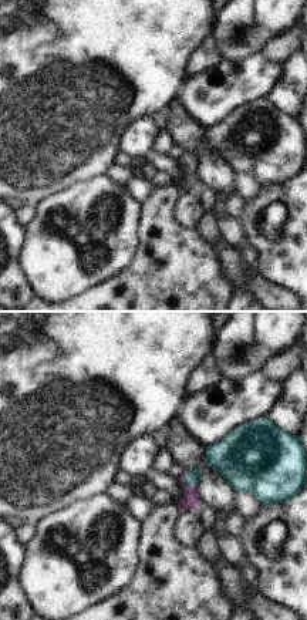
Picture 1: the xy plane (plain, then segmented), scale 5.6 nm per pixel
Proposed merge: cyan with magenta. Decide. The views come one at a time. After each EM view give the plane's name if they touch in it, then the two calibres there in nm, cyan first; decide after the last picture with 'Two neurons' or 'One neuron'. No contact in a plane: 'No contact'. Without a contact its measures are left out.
Touches cyan in xy. Thickness 80 nm (cyan) against 100 nm

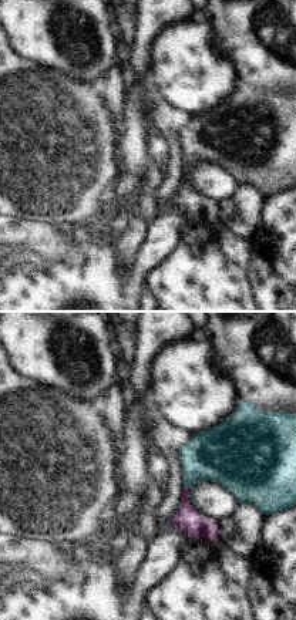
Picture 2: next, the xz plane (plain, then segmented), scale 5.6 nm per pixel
Touches cyan in xz. Thickness 300 nm (cyan) against 140 nm

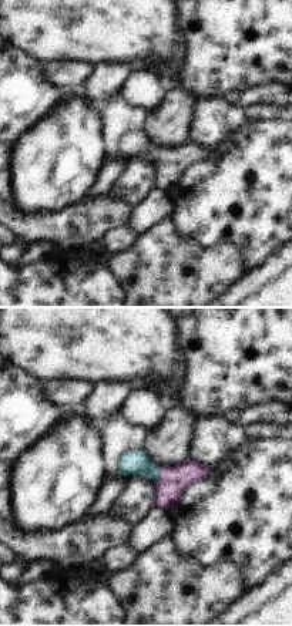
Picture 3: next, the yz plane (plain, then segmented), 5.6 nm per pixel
Touches cyan in yz. Thickness 140 nm (cyan) against 180 nm

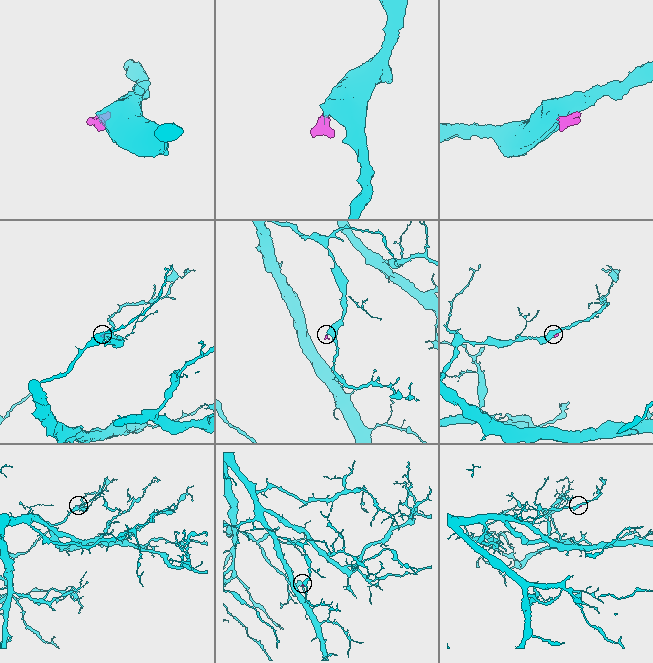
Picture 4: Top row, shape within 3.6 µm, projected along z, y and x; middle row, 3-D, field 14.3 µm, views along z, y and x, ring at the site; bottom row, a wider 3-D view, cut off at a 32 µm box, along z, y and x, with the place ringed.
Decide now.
One neuron

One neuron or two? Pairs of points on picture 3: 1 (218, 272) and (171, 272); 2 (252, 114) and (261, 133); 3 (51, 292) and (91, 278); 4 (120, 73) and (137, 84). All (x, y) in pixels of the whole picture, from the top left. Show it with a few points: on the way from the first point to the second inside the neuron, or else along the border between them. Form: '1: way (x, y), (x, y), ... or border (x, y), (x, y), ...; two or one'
1: way (207, 272), (183, 278); one
2: border (277, 120), (251, 121); two
3: way (61, 292), (77, 292), (81, 288); one
4: border (130, 71), (120, 91); two

